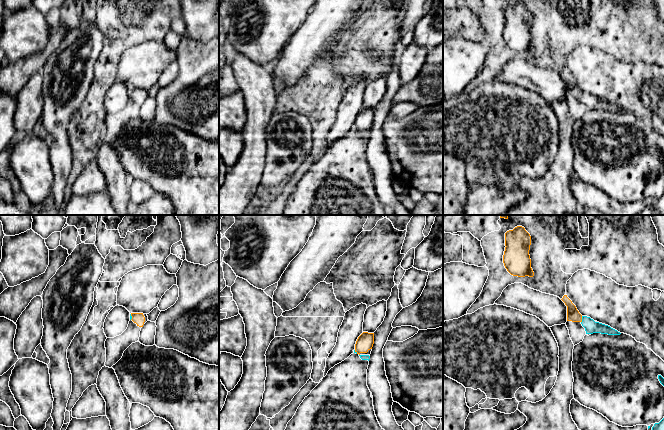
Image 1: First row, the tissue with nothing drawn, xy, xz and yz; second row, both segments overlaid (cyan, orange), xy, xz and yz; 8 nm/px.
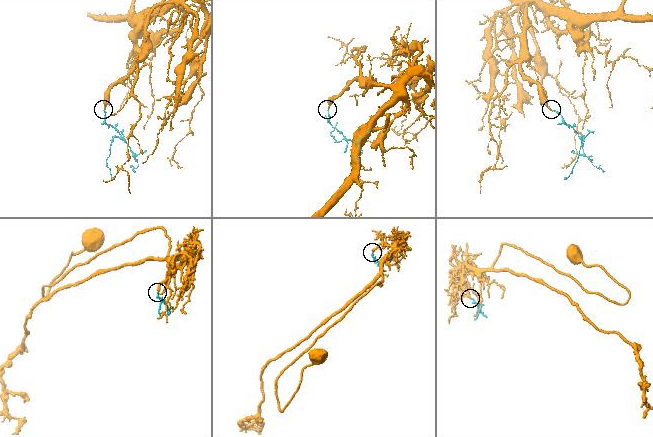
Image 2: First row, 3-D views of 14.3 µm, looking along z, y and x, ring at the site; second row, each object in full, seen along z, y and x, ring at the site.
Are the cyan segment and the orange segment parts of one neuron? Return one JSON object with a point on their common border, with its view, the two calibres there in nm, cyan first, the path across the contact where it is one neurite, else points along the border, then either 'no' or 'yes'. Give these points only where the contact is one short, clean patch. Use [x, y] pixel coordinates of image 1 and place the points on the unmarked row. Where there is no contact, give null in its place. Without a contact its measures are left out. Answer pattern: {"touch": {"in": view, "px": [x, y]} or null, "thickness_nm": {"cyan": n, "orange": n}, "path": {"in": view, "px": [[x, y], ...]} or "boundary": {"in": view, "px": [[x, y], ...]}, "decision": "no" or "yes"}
{"touch": {"in": "yz", "px": [582, 95]}, "thickness_nm": {"cyan": 100, "orange": 100}, "path": {"in": "yz", "px": [[590, 101], [582, 95], [573, 90]]}, "decision": "yes"}

